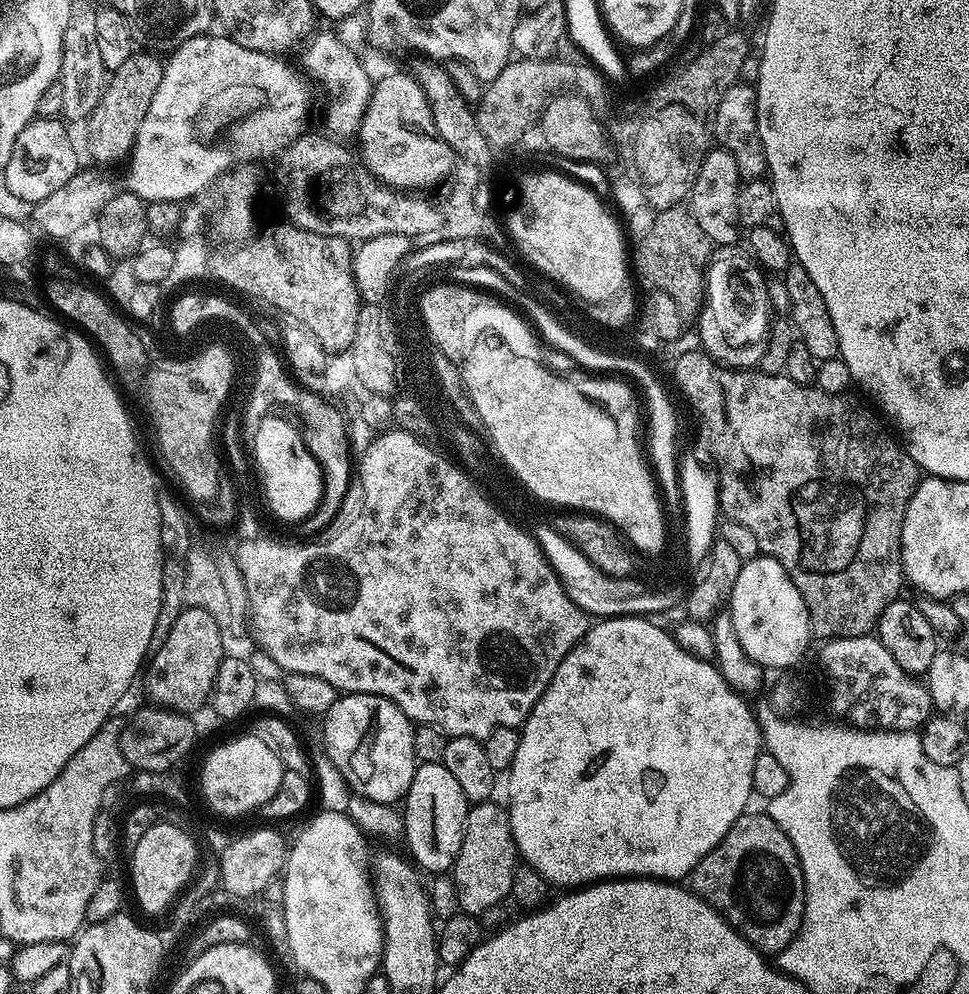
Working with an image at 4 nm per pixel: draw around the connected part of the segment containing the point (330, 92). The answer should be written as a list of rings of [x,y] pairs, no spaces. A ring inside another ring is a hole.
[[[318,32],[307,41],[309,44],[305,46],[300,60],[308,71],[307,79],[317,80],[321,90],[328,95],[328,101],[324,104],[324,124],[329,129],[325,129],[336,138],[355,137],[372,98],[373,77],[368,77],[363,62],[352,53],[350,45],[343,44],[332,32]]]

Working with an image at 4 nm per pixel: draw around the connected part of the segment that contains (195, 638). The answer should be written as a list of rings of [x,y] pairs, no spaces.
[[[185,606],[171,627],[162,650],[151,656],[147,665],[148,692],[153,696],[151,699],[166,709],[191,713],[191,708],[198,707],[203,700],[205,703],[211,697],[214,678],[224,658],[222,634],[216,621],[216,612]]]

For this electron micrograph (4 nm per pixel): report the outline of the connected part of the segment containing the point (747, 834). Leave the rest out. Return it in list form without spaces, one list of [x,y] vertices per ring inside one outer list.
[[[751,812],[740,816],[726,838],[698,862],[690,877],[690,888],[761,953],[775,954],[787,948],[800,928],[804,875],[790,838],[768,815]]]

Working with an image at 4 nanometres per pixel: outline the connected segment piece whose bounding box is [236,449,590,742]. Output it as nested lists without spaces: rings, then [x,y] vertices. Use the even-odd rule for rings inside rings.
[[[431,449],[428,451],[428,508],[424,512],[416,512],[414,518],[400,512],[394,516],[376,518],[376,514],[366,514],[357,507],[353,516],[337,532],[335,530],[331,533],[328,541],[319,541],[315,547],[304,545],[303,548],[276,548],[276,544],[244,544],[244,552],[240,552],[236,564],[245,582],[247,606],[255,609],[255,621],[251,631],[259,647],[264,647],[265,654],[278,667],[284,668],[285,673],[314,674],[314,678],[326,678],[326,682],[330,682],[330,686],[334,686],[340,694],[384,690],[385,697],[396,696],[396,705],[408,715],[409,720],[416,724],[432,724],[449,737],[469,736],[482,742],[499,728],[519,729],[546,690],[546,686],[550,686],[550,678],[554,678],[554,670],[558,670],[562,658],[570,654],[570,650],[585,636],[590,627],[588,613],[572,601],[570,594],[566,594],[558,574],[550,566],[540,545],[523,527],[509,527],[508,523],[477,496],[464,477],[452,471],[443,460],[436,459]],[[378,652],[382,652],[382,656],[388,656],[402,670],[406,670],[404,674],[414,676],[412,682],[424,688],[408,688],[404,680],[378,680]]]

